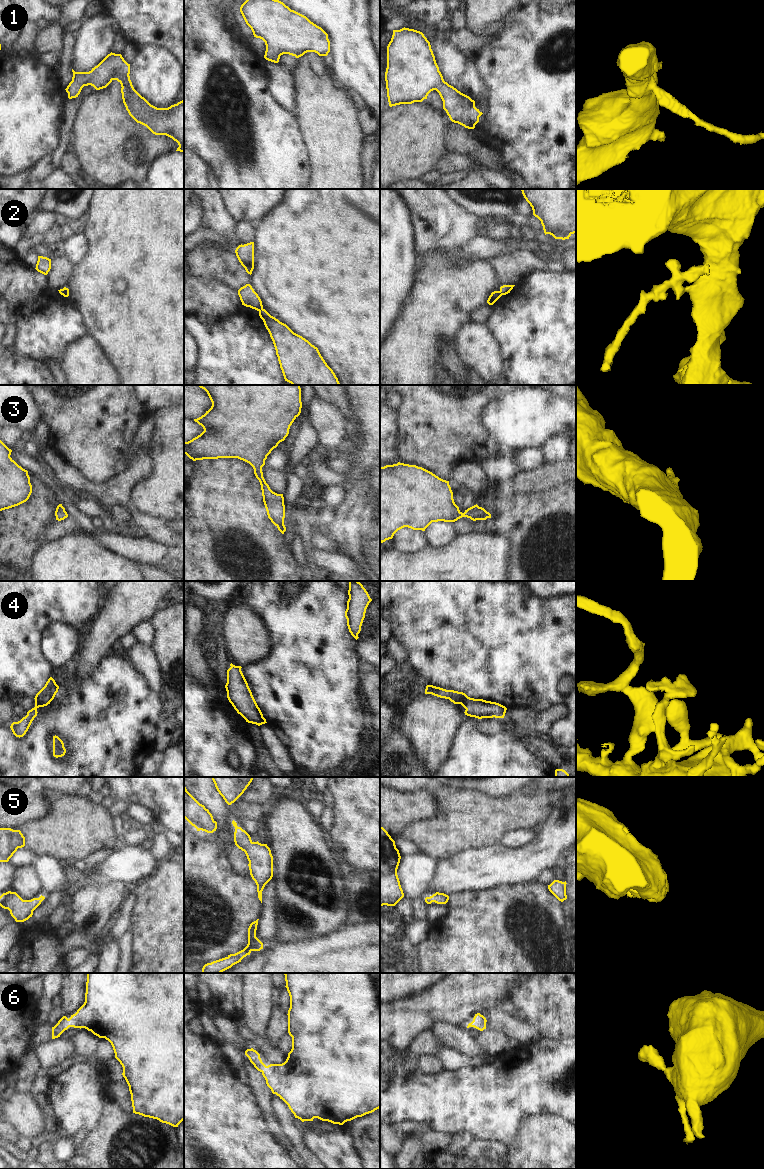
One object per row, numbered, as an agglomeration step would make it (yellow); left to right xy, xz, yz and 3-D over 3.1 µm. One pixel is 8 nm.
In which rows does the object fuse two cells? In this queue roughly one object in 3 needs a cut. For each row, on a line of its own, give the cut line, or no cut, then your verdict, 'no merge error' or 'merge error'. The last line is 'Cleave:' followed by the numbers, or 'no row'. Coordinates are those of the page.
1: no cut | no merge error
2: xz (262, 308), (259, 311) | merge error
3: no cut | no merge error
4: no cut | no merge error
5: no cut | no merge error
6: no cut | no merge error
Cleave: 2

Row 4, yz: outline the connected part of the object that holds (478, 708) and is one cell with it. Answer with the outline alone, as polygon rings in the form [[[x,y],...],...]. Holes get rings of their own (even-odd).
[[[427,685],[425,694],[449,699],[454,704],[461,704],[466,710],[465,715],[482,718],[504,718],[507,708],[499,703],[486,701],[483,699],[474,699],[468,697],[463,692],[446,690],[433,685]]]

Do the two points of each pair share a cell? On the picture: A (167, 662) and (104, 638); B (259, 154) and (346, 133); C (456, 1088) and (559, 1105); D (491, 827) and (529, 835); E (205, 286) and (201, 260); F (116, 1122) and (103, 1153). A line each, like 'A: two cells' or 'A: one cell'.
A: two cells
B: two cells
C: one cell
D: two cells
E: two cells
F: one cell

